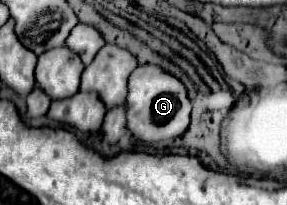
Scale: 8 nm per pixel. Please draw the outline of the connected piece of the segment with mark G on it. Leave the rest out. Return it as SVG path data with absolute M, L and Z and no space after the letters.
M145 64L137 66L129 76L129 94L125 100L127 110L127 130L141 142L155 144L161 140L181 136L189 126L189 98L185 86L171 74L157 66Z

